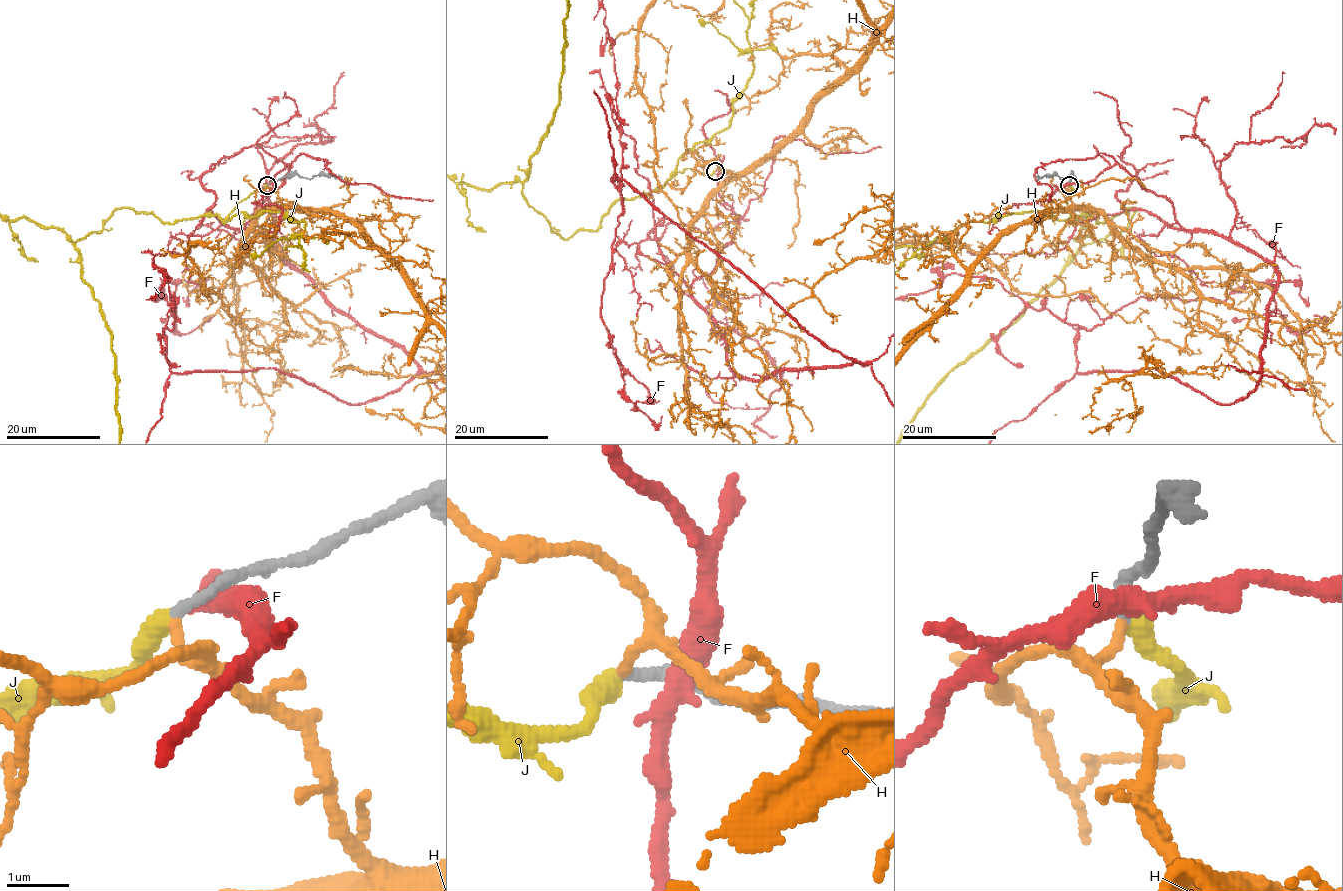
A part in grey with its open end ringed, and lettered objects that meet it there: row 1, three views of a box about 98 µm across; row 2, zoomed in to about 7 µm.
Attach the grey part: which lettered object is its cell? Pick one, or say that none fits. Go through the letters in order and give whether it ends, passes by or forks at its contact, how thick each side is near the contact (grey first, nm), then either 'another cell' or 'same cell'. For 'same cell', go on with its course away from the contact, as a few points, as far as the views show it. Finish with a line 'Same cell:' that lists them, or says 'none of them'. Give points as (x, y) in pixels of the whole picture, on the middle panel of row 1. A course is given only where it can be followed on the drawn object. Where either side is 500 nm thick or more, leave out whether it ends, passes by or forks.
F: it passes by; calibres 240 and 380 nm; another cell
H: it ends; calibres 190 and 160 nm; another cell
J: it ends; calibres 180 and 340 nm; same cell
Same cell: J

